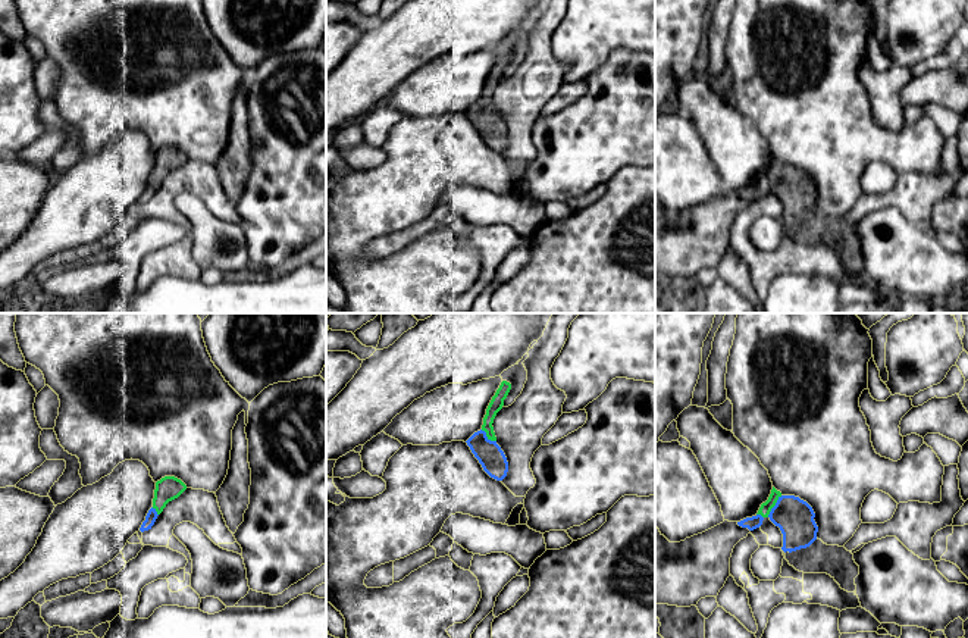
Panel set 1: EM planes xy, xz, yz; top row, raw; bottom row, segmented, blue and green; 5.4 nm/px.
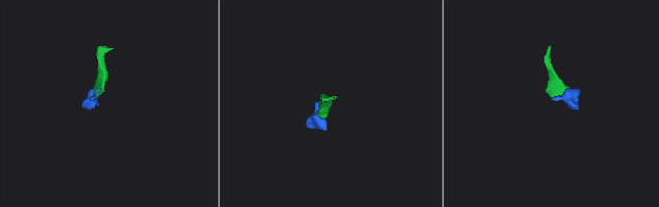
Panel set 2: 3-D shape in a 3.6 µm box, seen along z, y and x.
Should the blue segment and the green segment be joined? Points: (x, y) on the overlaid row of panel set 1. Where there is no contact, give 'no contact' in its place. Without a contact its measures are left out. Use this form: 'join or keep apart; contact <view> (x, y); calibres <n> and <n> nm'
join; contact yz (774, 506); calibres 200 and 70 nm

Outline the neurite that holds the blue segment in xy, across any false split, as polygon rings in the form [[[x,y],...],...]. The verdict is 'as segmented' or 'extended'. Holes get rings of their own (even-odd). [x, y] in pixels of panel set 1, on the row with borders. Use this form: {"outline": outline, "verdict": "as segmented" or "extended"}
{"outline": [[[165,476],[160,481],[157,481],[154,490],[153,507],[148,510],[140,531],[144,532],[151,529],[157,516],[163,512],[166,504],[178,498],[185,490],[187,485],[175,476]]], "verdict": "extended"}

